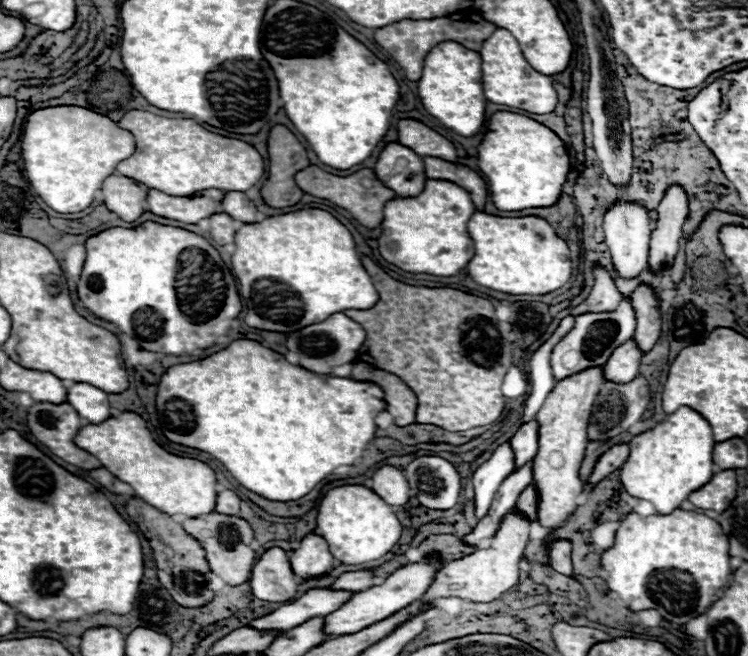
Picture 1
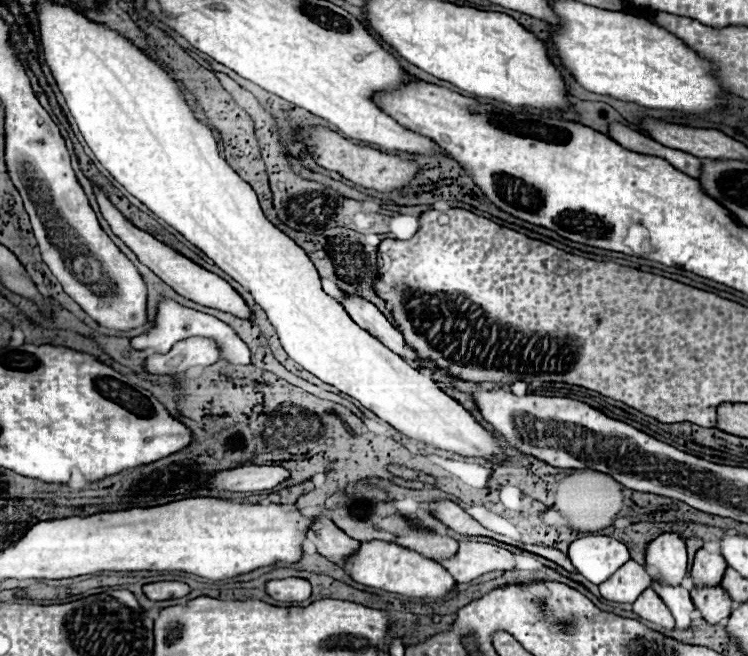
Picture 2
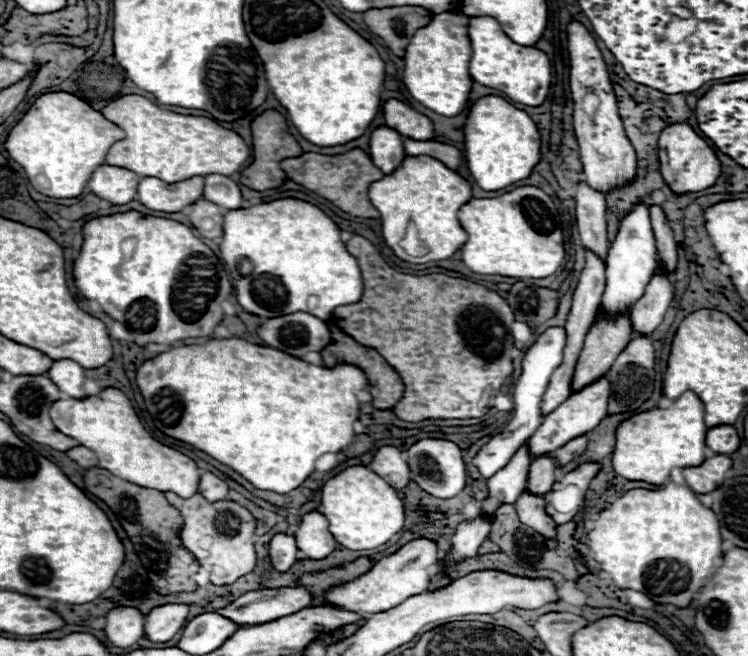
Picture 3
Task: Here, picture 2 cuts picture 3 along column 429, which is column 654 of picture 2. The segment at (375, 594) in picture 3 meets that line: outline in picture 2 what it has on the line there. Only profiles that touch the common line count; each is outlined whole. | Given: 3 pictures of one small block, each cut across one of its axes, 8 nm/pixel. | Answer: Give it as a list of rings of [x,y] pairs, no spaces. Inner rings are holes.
[[[660,534],[646,546],[646,568],[656,568],[652,582],[680,586],[688,570],[684,540],[678,534]]]

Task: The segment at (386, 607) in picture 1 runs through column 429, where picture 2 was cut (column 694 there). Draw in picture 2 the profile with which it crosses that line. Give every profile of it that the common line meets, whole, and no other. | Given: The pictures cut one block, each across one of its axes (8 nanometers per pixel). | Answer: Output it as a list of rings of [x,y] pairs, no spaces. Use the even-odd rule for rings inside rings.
[[[698,550],[690,578],[696,588],[708,588],[708,586],[718,586],[722,582],[726,570],[726,562],[720,554],[710,554],[706,550]]]

